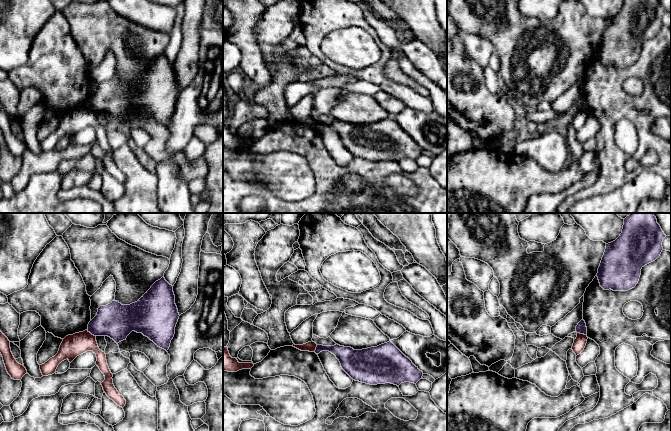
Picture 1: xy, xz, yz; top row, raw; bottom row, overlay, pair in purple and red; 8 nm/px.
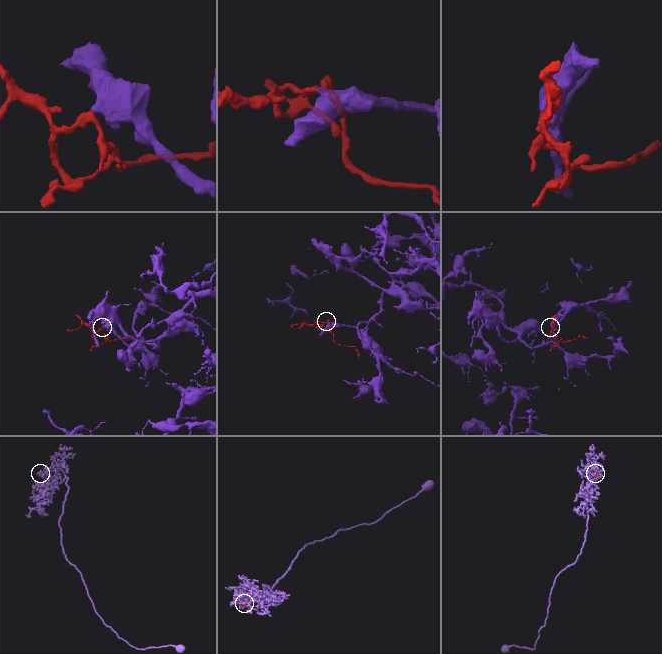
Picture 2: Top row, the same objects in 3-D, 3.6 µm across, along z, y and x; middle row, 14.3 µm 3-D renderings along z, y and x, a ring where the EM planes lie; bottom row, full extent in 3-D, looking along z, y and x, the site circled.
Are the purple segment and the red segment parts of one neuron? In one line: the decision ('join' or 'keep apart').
keep apart

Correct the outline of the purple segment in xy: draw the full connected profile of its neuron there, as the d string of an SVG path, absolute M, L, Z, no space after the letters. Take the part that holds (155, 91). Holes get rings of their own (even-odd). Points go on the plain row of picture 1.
M162 53L135 79L122 81L114 76L100 82L87 106L94 112L108 112L117 120L135 107L167 127L179 92L173 62Z

